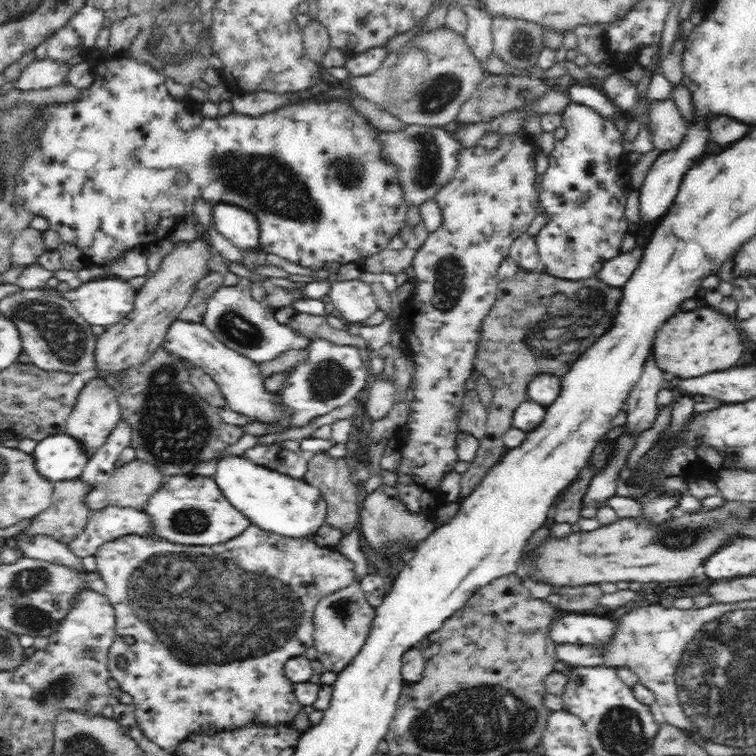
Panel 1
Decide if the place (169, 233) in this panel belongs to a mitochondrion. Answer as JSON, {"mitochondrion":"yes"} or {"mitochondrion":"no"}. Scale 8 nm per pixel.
{"mitochondrion":"no"}

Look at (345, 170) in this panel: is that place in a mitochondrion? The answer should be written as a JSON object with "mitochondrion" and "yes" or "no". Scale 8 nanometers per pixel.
{"mitochondrion":"yes"}

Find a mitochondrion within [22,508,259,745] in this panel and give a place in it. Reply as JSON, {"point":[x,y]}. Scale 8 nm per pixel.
{"point":[64,686]}

